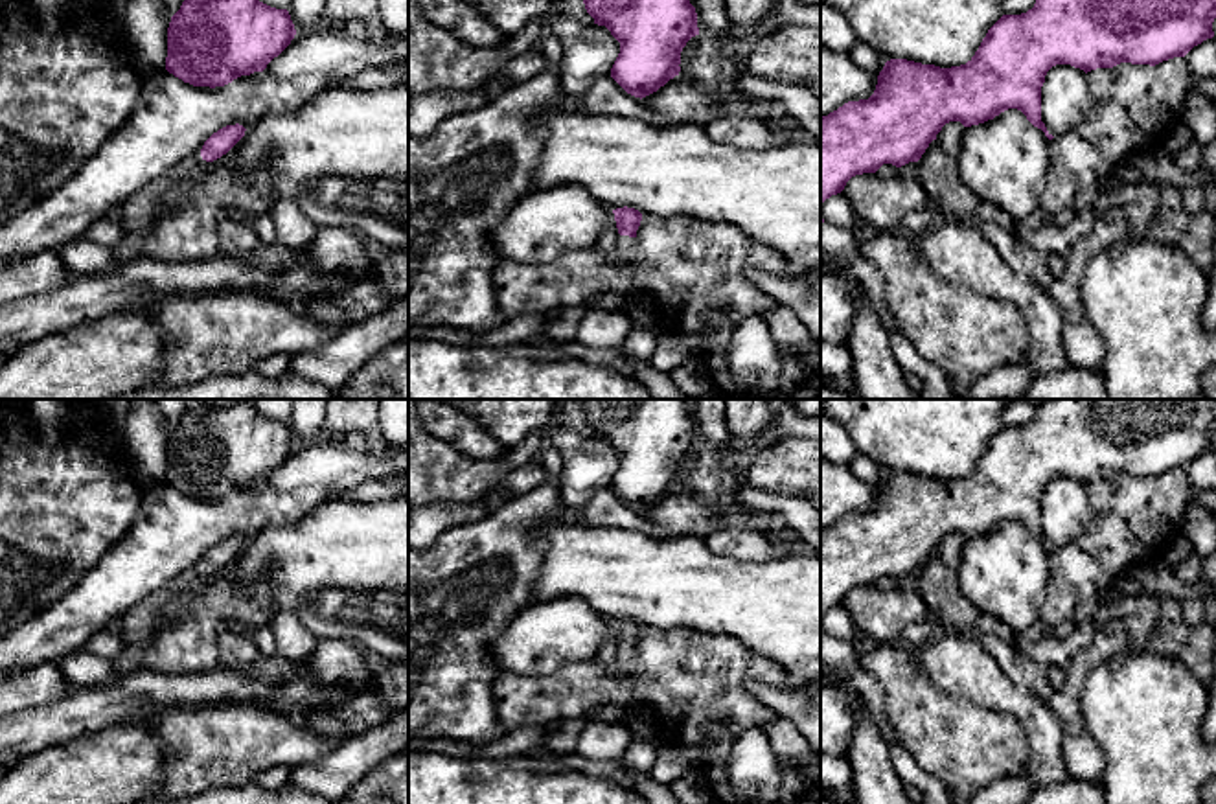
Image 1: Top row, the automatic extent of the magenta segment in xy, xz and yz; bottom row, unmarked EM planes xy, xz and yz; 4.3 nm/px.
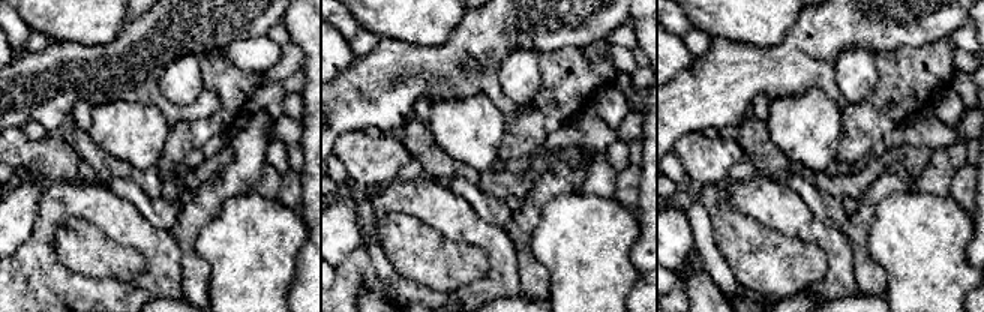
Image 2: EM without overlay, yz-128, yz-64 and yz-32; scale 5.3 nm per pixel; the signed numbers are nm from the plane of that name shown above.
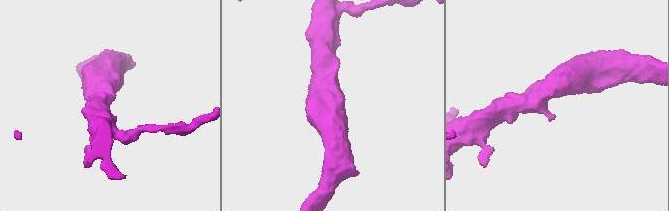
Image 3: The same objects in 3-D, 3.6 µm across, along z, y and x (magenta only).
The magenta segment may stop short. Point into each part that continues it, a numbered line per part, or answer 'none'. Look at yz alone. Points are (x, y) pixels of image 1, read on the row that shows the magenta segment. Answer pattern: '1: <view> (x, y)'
none

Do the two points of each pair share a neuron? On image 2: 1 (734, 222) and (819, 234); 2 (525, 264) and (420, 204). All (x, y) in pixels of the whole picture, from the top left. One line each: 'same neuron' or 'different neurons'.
1: different neurons
2: different neurons

